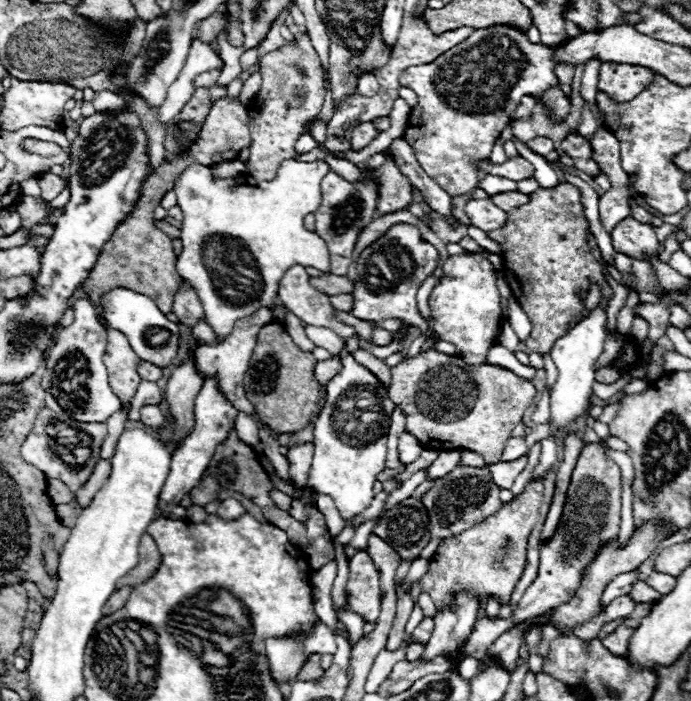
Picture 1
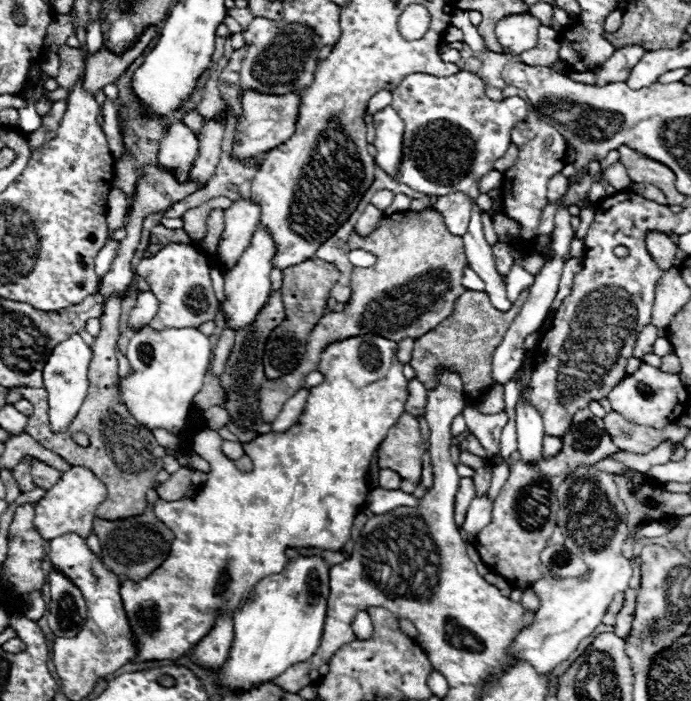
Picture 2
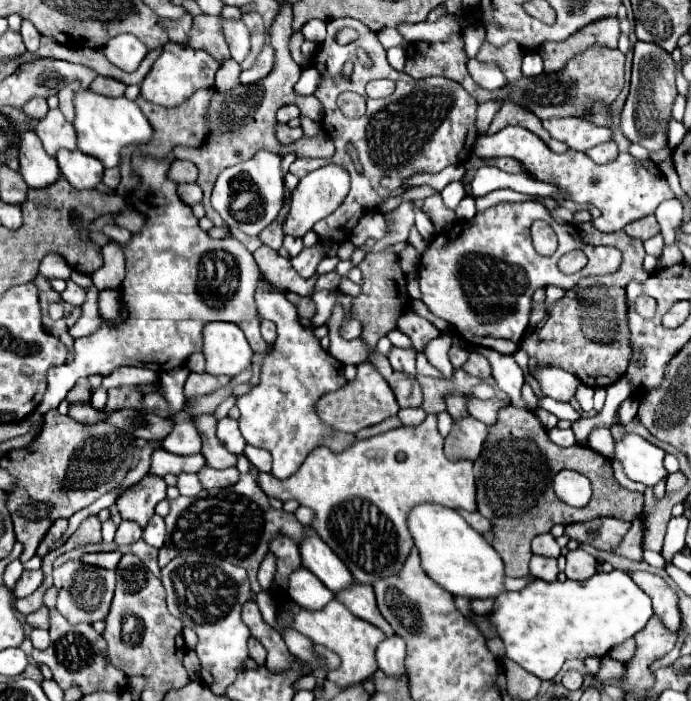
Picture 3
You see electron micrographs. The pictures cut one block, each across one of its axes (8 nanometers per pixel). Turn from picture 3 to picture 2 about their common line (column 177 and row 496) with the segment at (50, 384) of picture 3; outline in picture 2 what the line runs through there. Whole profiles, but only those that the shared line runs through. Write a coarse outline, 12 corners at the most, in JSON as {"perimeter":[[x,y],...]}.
{"perimeter":[[396,342],[330,344],[290,430],[158,498],[130,662],[176,660],[286,548],[342,550],[404,414]]}

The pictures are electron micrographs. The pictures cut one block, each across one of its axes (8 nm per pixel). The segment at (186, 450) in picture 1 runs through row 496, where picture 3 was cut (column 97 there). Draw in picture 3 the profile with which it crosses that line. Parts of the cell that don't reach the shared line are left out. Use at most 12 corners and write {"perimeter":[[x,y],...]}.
{"perimeter":[[78,148],[58,150],[64,178],[78,190],[96,188],[104,166]]}

